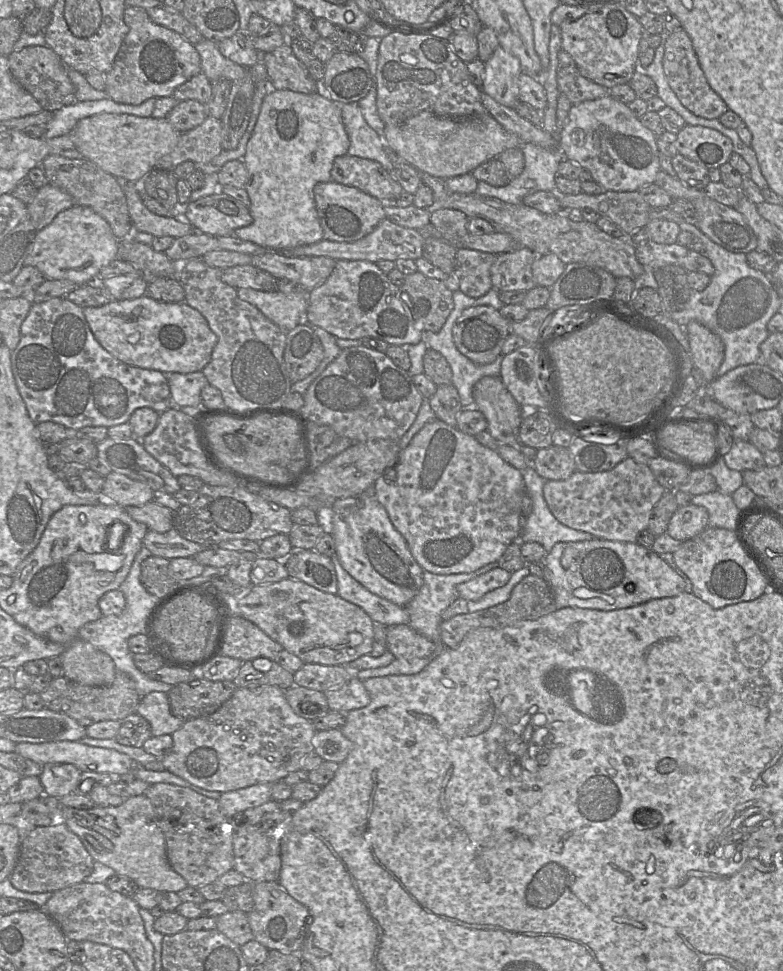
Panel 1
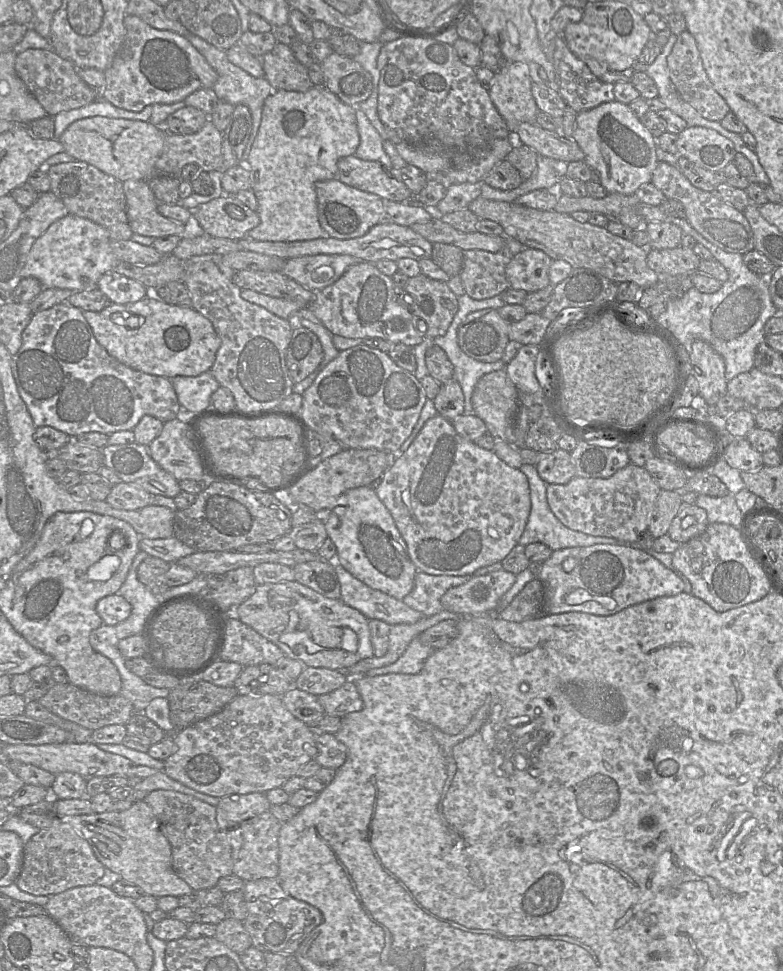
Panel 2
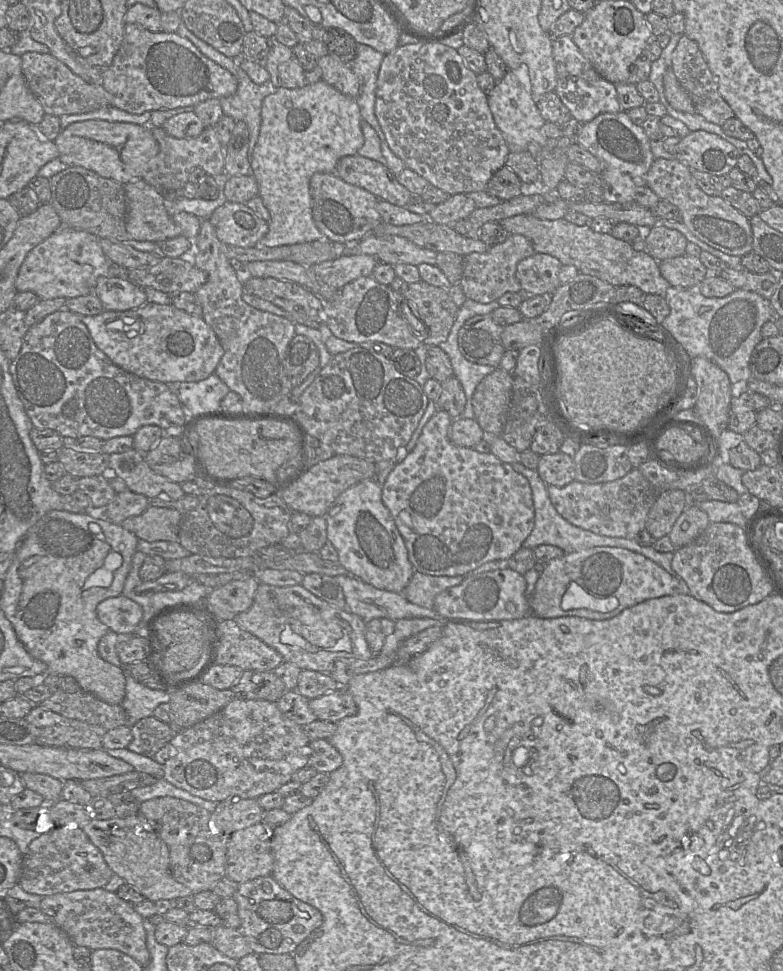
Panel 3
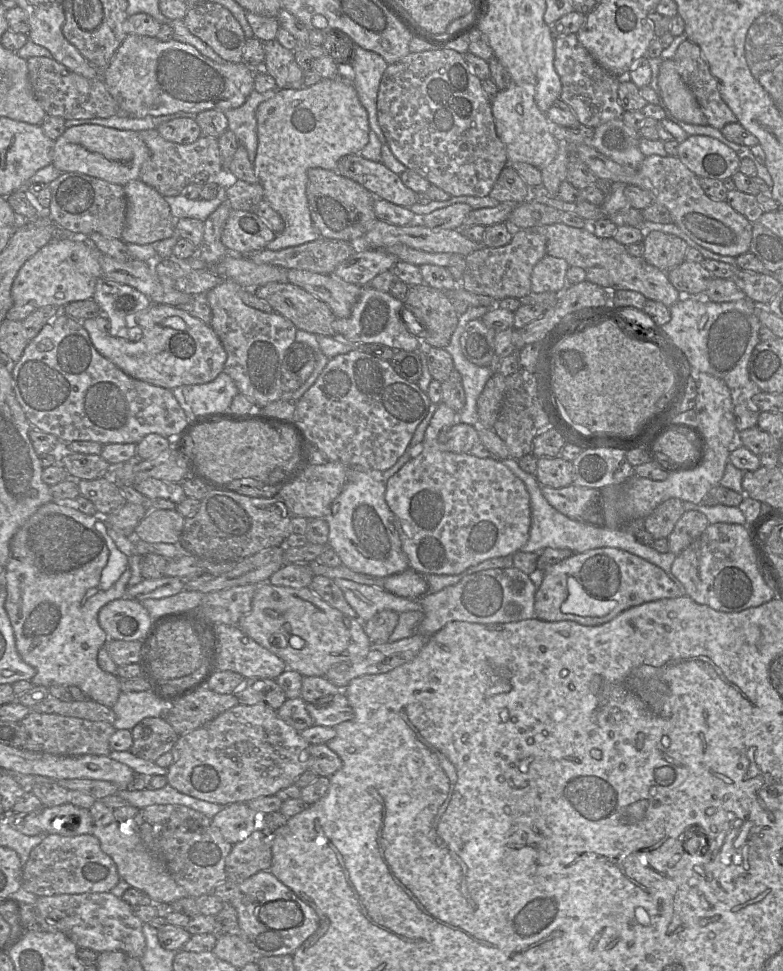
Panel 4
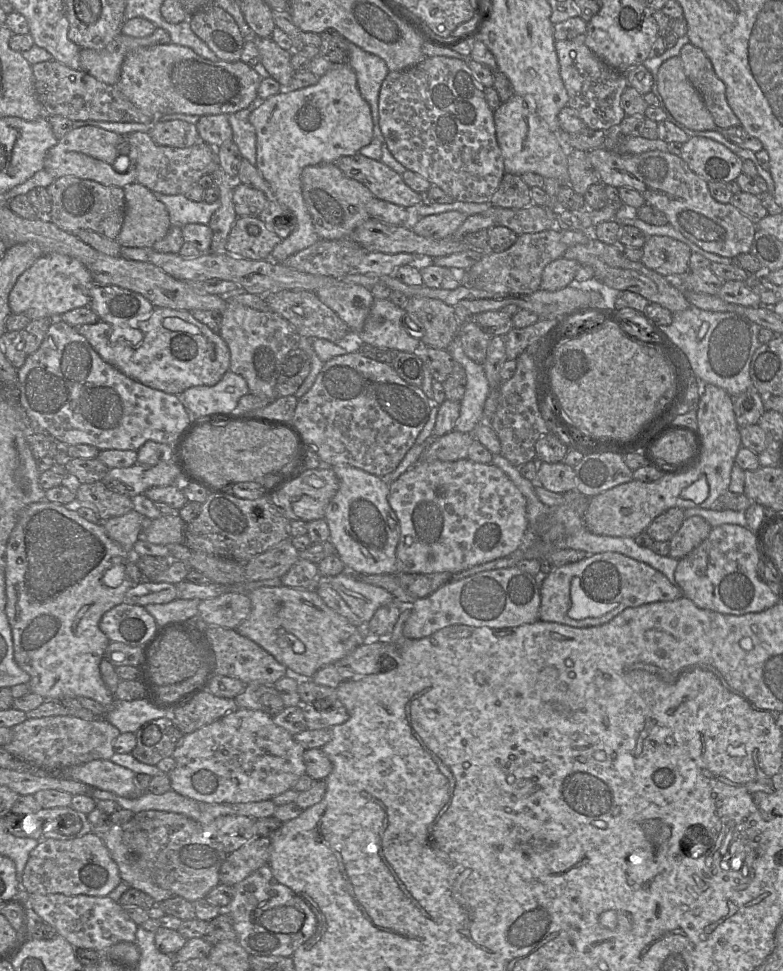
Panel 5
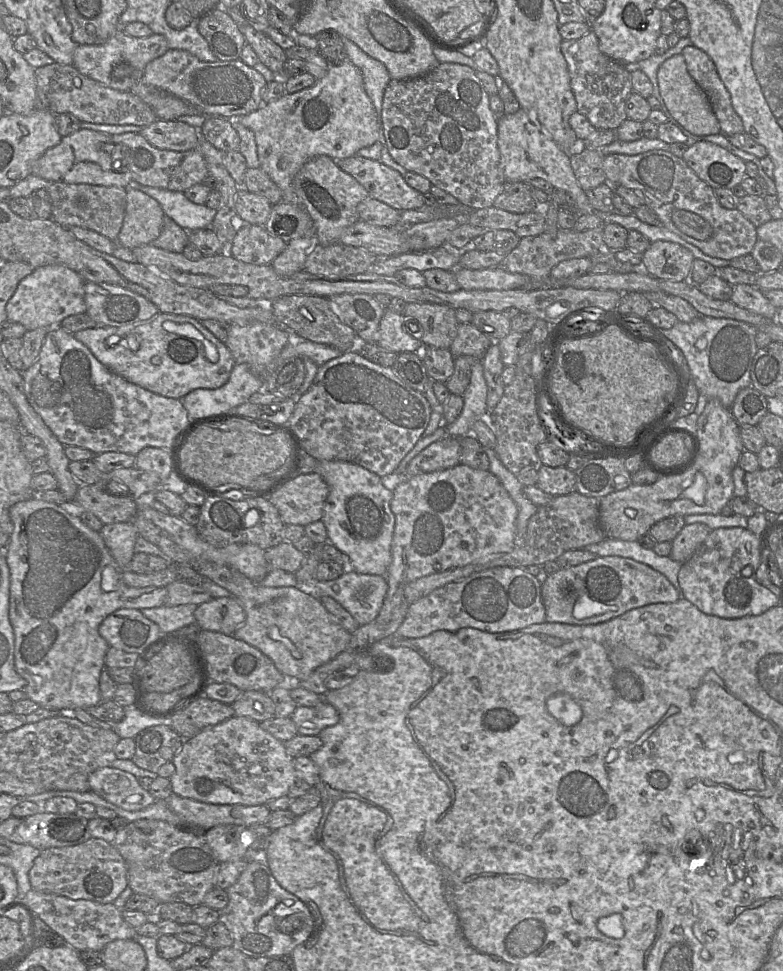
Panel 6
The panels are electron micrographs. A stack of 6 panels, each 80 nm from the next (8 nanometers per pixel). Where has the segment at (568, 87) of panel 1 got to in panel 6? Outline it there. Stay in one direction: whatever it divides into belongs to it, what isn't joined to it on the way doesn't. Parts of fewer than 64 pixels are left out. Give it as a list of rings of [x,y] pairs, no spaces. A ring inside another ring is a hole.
[[[593,31],[578,40],[563,40],[561,52],[567,62],[570,85],[577,111],[597,129],[616,130],[627,119],[625,104],[633,92],[631,73],[625,65],[606,56],[599,48],[599,40]]]

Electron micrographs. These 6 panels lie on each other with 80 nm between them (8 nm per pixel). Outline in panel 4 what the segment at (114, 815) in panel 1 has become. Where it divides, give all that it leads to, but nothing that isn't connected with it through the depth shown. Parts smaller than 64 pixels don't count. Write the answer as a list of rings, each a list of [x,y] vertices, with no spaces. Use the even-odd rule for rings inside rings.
[[[133,818],[114,821],[107,826],[94,826],[92,834],[99,839],[102,850],[115,862],[120,878],[131,887],[147,893],[153,903],[171,904],[175,900],[189,896],[187,891],[173,879],[165,862],[143,845],[136,832]]]

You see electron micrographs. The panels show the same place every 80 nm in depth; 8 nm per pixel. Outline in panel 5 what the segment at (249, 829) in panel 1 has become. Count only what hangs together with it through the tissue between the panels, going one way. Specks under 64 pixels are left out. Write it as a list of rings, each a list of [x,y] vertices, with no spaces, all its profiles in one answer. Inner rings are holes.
[[[257,836],[249,840],[227,855],[220,868],[220,883],[233,887],[258,868],[269,865],[270,854],[270,837]]]

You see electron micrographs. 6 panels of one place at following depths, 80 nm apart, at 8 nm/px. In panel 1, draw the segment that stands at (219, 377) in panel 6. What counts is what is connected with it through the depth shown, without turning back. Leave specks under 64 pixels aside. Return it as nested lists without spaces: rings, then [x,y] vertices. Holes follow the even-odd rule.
[[[146,294],[135,299],[113,299],[99,307],[85,307],[83,313],[95,339],[112,356],[128,365],[163,373],[202,371],[218,340],[205,317],[185,301],[161,302]]]

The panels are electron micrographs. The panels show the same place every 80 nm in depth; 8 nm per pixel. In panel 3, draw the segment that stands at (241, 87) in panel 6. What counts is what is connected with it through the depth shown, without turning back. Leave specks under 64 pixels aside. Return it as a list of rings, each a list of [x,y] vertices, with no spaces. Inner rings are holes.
[[[128,23],[112,64],[102,70],[102,85],[110,96],[111,106],[137,115],[231,96],[238,86],[227,69],[207,58],[176,32],[151,32],[138,24]]]

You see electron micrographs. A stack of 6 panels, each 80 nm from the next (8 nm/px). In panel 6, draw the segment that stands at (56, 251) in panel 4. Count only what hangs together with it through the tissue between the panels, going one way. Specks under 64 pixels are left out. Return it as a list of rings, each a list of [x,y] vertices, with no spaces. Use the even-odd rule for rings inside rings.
[[[62,265],[35,268],[19,282],[15,293],[7,302],[7,320],[22,324],[26,330],[60,326],[65,318],[86,313],[85,283],[77,272]]]

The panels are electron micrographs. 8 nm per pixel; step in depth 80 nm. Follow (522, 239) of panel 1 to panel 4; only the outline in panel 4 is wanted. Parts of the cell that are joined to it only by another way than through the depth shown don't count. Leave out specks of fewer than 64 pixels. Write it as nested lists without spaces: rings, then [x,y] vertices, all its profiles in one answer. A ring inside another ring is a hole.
[[[555,223],[552,225],[543,225],[543,226],[537,226],[537,227],[533,227],[533,228],[529,228],[529,229],[524,229],[524,230],[531,230],[531,231],[535,231],[536,233],[539,233],[541,235],[543,235],[545,237],[546,240],[546,253],[549,256],[553,256],[553,257],[557,257],[557,258],[562,258],[565,261],[567,261],[567,263],[570,266],[576,266],[576,267],[580,267],[582,268],[585,273],[586,273],[586,280],[594,283],[596,285],[599,285],[600,287],[604,288],[606,291],[608,292],[616,292],[618,290],[631,290],[631,291],[636,291],[641,293],[647,300],[654,300],[654,301],[659,301],[661,303],[663,303],[665,306],[667,307],[671,307],[673,304],[675,304],[683,295],[681,295],[676,288],[672,285],[672,283],[669,281],[668,275],[667,275],[667,271],[662,271],[659,268],[647,263],[645,261],[645,259],[643,258],[643,256],[640,257],[634,257],[632,255],[630,255],[626,249],[626,246],[618,243],[615,239],[613,238],[599,238],[597,237],[591,230],[590,226],[584,227],[584,228],[575,228],[575,227],[570,227],[567,226],[563,223]]]

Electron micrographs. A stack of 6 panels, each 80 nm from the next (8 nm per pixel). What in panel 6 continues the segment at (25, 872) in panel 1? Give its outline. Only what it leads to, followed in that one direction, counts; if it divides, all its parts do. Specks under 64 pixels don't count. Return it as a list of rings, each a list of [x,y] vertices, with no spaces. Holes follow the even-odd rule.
[[[90,837],[76,845],[42,850],[29,871],[29,880],[37,891],[110,904],[128,887],[128,868],[113,844]]]

